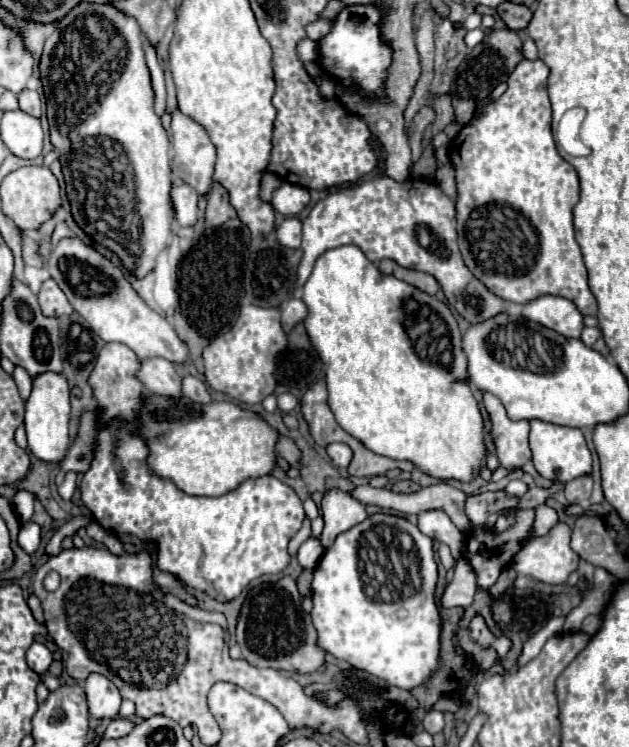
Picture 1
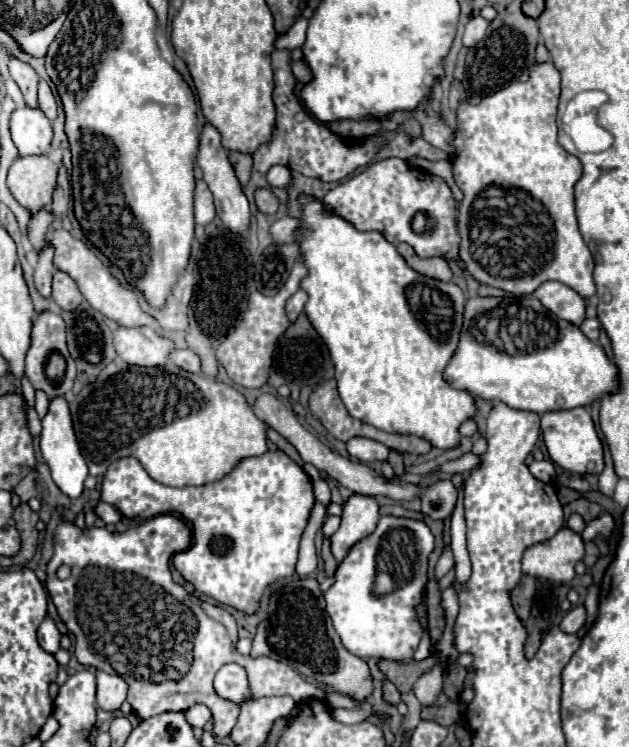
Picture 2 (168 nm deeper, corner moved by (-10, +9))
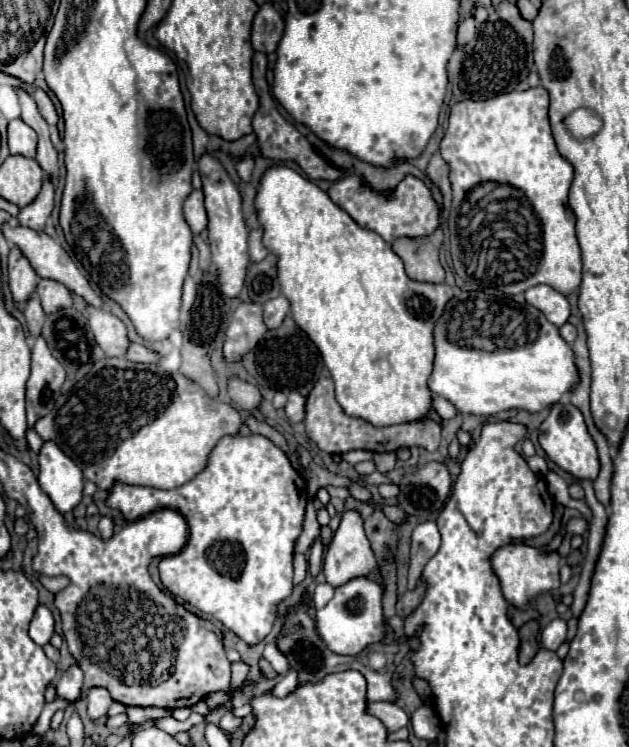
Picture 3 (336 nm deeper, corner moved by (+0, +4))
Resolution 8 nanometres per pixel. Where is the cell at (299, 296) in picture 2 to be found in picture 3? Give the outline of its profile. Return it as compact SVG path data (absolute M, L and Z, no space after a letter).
M278 295L270 301L264 303L264 323L268 325L268 329L278 329L284 321L284 317L290 311L290 301L284 295Z

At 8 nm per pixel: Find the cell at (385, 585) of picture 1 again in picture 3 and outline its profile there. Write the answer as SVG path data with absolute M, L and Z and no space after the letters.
M354 577L348 583L334 589L334 597L326 607L316 611L318 633L338 655L358 655L368 645L382 641L384 637L384 613L382 613L382 595L384 583L378 583L370 577Z

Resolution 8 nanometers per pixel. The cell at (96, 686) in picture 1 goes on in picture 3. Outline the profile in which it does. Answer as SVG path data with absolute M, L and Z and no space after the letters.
M92 687L86 695L88 699L88 717L90 719L102 719L108 713L108 707L112 705L112 697L108 689L104 687Z

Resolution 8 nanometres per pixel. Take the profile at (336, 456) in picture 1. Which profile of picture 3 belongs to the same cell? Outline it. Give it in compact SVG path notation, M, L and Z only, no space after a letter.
M348 451L342 455L342 459L346 459L350 465L356 465L360 461L370 461L374 457L372 451Z

